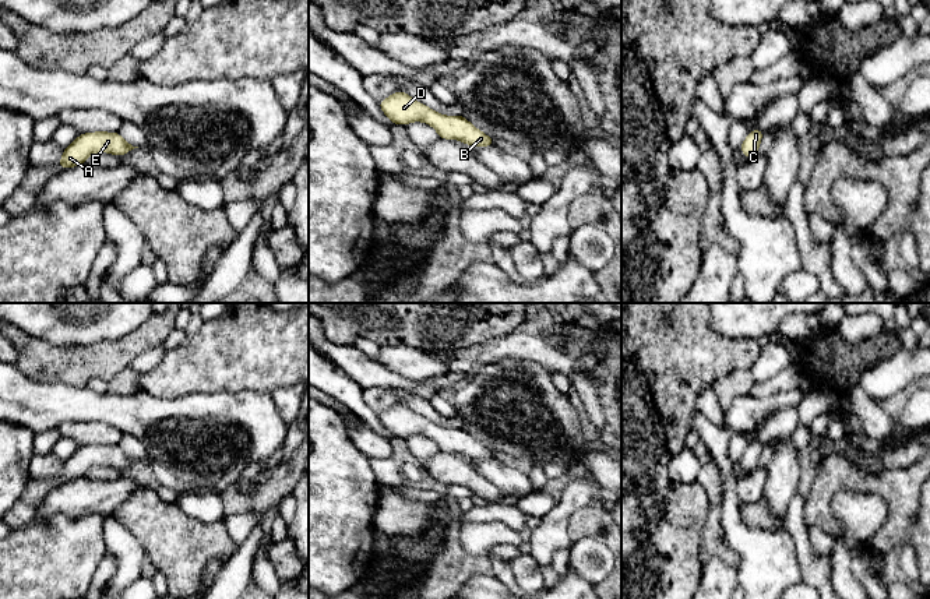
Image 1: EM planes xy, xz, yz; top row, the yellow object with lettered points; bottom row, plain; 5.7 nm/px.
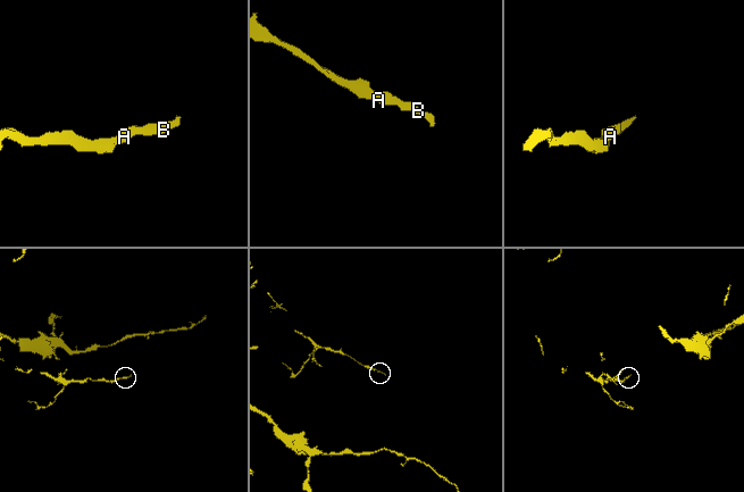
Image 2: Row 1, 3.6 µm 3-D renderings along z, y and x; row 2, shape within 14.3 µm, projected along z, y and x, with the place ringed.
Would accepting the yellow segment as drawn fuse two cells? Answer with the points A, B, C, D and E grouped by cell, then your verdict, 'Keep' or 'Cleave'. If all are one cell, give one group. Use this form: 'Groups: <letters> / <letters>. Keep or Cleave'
Groups: A B C D E. Keep

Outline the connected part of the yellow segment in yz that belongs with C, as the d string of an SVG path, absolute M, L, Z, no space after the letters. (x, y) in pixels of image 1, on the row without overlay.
M753 441L739 459L747 472L753 472L757 468L762 448L764 443Z

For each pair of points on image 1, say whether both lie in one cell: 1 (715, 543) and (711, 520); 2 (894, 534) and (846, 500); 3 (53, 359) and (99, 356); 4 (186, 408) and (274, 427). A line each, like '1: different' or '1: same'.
1: same
2: different
3: same
4: same

